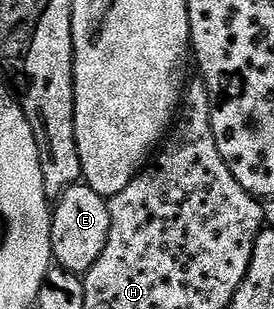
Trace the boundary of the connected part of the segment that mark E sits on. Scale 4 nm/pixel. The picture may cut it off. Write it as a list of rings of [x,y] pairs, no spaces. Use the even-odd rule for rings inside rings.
[[[85,182],[69,186],[54,201],[51,214],[51,254],[58,267],[86,274],[101,258],[101,250],[105,250],[105,242],[109,242],[109,203],[97,190],[93,190]]]

